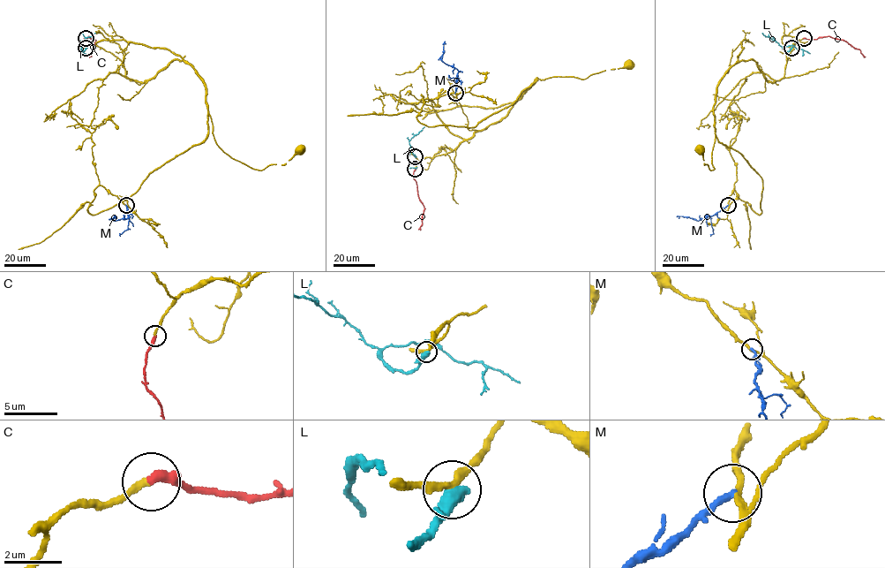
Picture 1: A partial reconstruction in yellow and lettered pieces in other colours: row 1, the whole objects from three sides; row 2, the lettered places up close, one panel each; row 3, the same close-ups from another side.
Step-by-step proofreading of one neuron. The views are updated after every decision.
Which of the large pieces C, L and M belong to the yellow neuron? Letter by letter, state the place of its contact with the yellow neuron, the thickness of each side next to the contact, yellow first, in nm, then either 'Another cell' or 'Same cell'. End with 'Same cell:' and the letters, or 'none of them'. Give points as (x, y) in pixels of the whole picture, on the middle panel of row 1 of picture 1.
C: Touches yellow at (415, 169). Thickness 240 nm (yellow) against 360 nm. Same cell
L: Touches yellow at (415, 156). Thickness 240 nm (yellow) against 550 nm. Another cell
M: Touches yellow at (455, 93). Thickness 220 nm (yellow) against 240 nm. Another cell
Same cell: C

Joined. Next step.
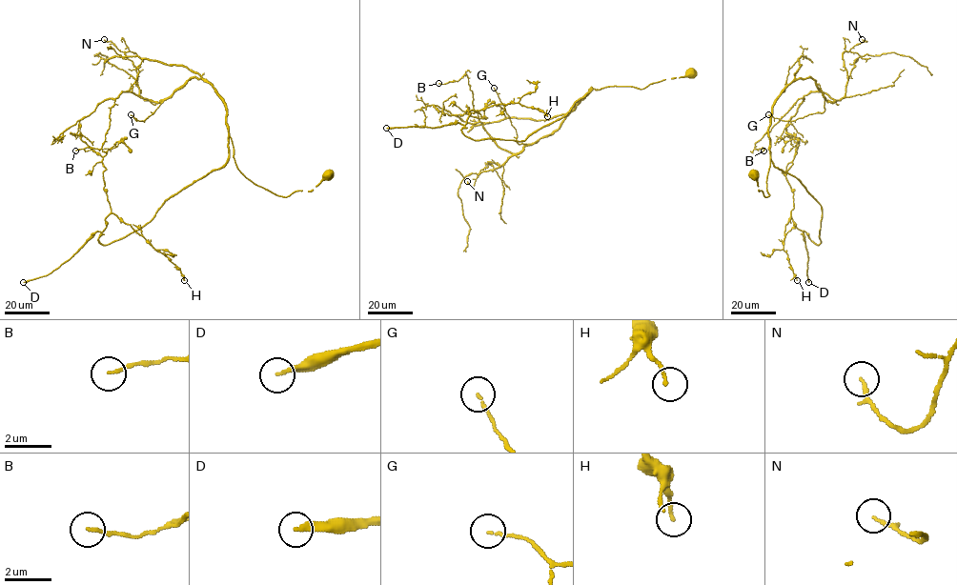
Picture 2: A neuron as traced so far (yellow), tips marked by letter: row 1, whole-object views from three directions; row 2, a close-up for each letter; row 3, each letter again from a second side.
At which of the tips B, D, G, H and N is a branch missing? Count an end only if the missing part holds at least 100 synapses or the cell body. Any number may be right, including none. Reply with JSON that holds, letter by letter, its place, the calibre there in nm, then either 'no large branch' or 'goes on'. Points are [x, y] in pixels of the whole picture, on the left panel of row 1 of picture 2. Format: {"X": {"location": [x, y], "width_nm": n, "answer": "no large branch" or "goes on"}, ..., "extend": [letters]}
{"B": {"location": [75, 151], "width_nm": 110, "answer": "no large branch"}, "D": {"location": [23, 282], "width_nm": 240, "answer": "goes on"}, "G": {"location": [131, 114], "width_nm": 100, "answer": "no large branch"}, "H": {"location": [184, 280], "width_nm": 140, "answer": "no large branch"}, "N": {"location": [104, 39], "width_nm": 140, "answer": "no large branch"}, "extend": ["D"]}

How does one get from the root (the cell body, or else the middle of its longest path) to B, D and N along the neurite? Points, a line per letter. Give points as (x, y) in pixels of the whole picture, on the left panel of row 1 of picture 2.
B: (329, 175), (287, 196), (254, 184), (223, 100), (194, 77), (158, 102), (124, 91), (102, 147), (75, 151)
D: (329, 175), (275, 195), (238, 169), (230, 136), (227, 161), (141, 227), (106, 245), (96, 231), (23, 282)
N: (329, 175), (287, 196), (255, 185), (236, 165), (226, 107), (207, 81), (145, 100), (133, 63), (104, 39)

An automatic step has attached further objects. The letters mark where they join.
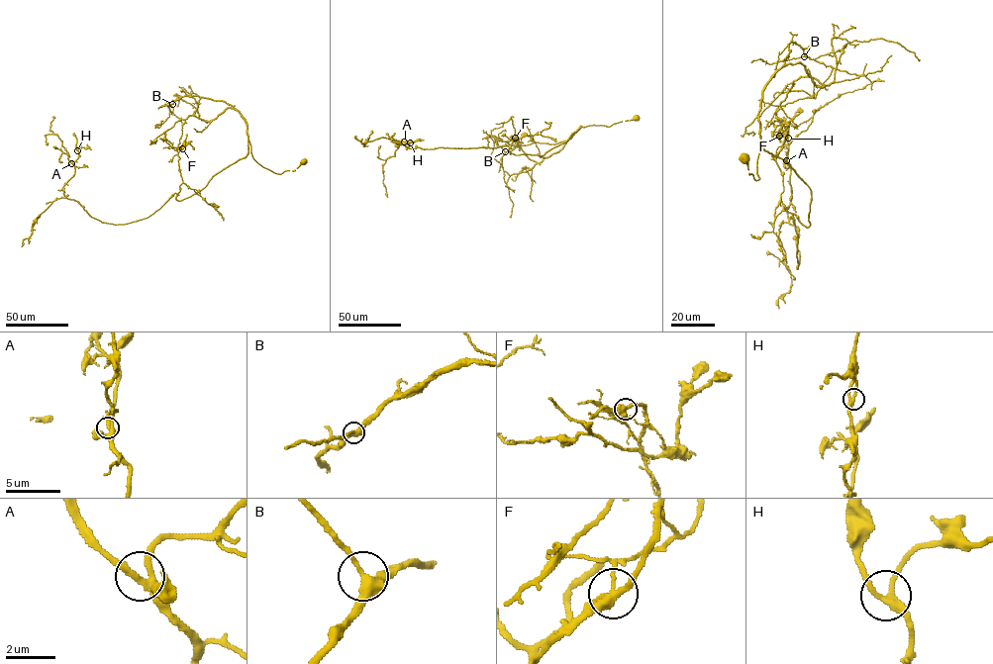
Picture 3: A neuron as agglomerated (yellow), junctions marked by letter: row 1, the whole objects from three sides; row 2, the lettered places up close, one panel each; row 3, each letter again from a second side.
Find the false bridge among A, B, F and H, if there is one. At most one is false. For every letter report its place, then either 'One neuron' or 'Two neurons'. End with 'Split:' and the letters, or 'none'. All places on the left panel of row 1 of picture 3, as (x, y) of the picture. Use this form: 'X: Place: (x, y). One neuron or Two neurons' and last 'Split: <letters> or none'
A: Place: (71, 163). One neuron
B: Place: (172, 104). One neuron
F: Place: (182, 148). Two neurons
H: Place: (77, 150). One neuron
Split: F

